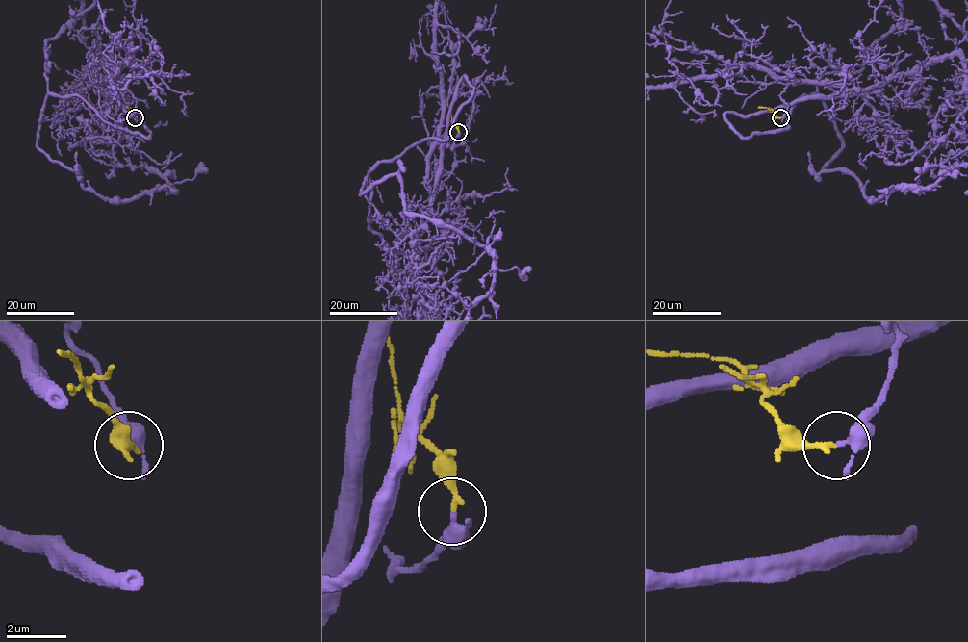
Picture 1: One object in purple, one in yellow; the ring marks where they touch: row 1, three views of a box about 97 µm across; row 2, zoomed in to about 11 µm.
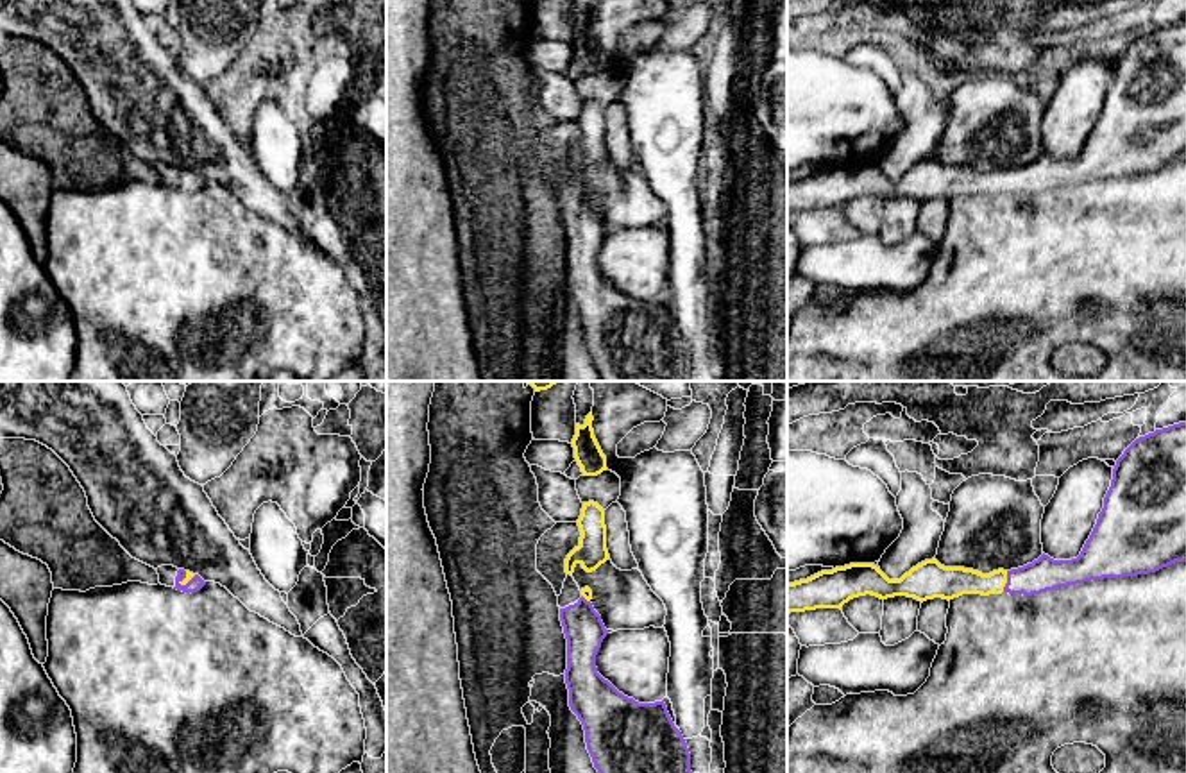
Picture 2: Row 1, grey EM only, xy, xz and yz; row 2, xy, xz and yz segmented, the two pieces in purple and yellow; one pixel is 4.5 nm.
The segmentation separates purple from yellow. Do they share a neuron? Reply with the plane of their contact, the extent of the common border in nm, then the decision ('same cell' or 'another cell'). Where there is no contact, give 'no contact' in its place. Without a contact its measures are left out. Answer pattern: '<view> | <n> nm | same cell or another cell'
yz | 100 nm | same cell

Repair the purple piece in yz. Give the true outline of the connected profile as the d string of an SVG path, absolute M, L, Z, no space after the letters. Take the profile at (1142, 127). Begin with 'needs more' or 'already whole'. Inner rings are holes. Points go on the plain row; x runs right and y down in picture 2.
needs more; M1186 21L1139 36L1123 50L1113 68L1104 107L1077 157L1054 159L1043 152L1032 163L1011 170L998 168L989 174L964 166L945 166L932 157L918 163L900 179L889 179L873 163L850 163L787 183L787 213L843 208L850 199L866 193L880 199L907 195L921 202L934 197L950 200L962 193L1032 195L1091 179L1148 174L1175 161L1186 161Z

